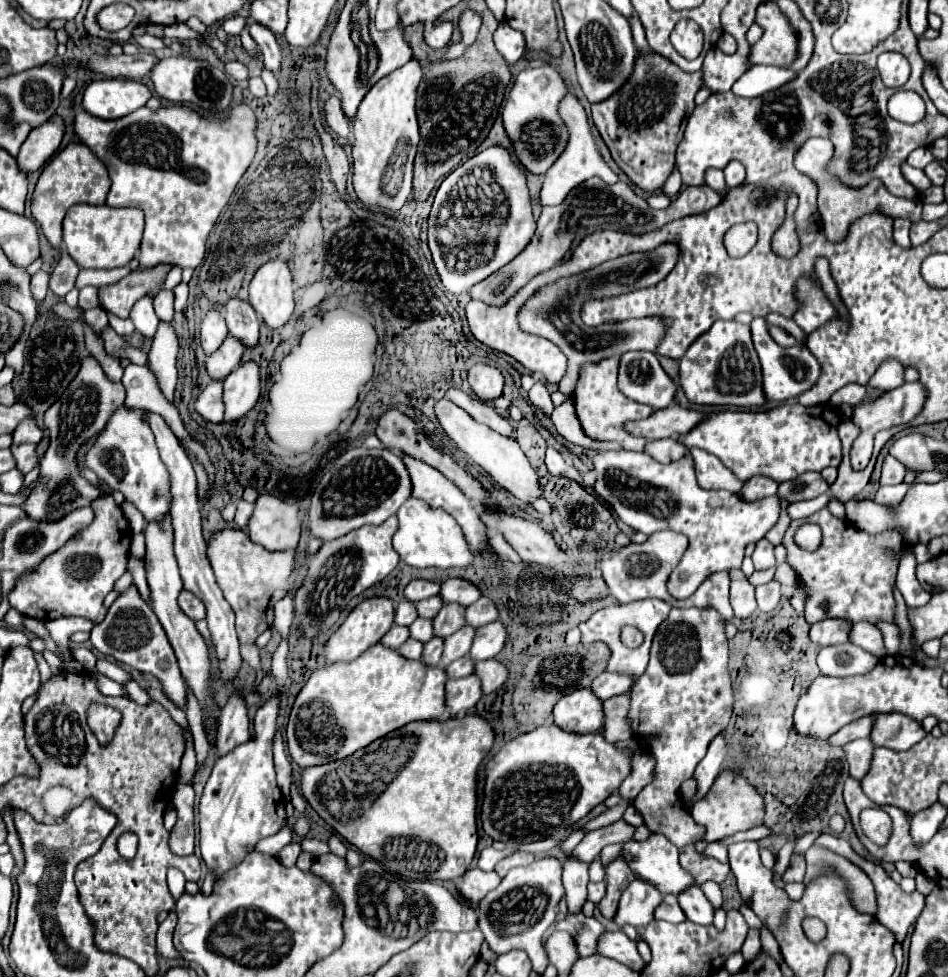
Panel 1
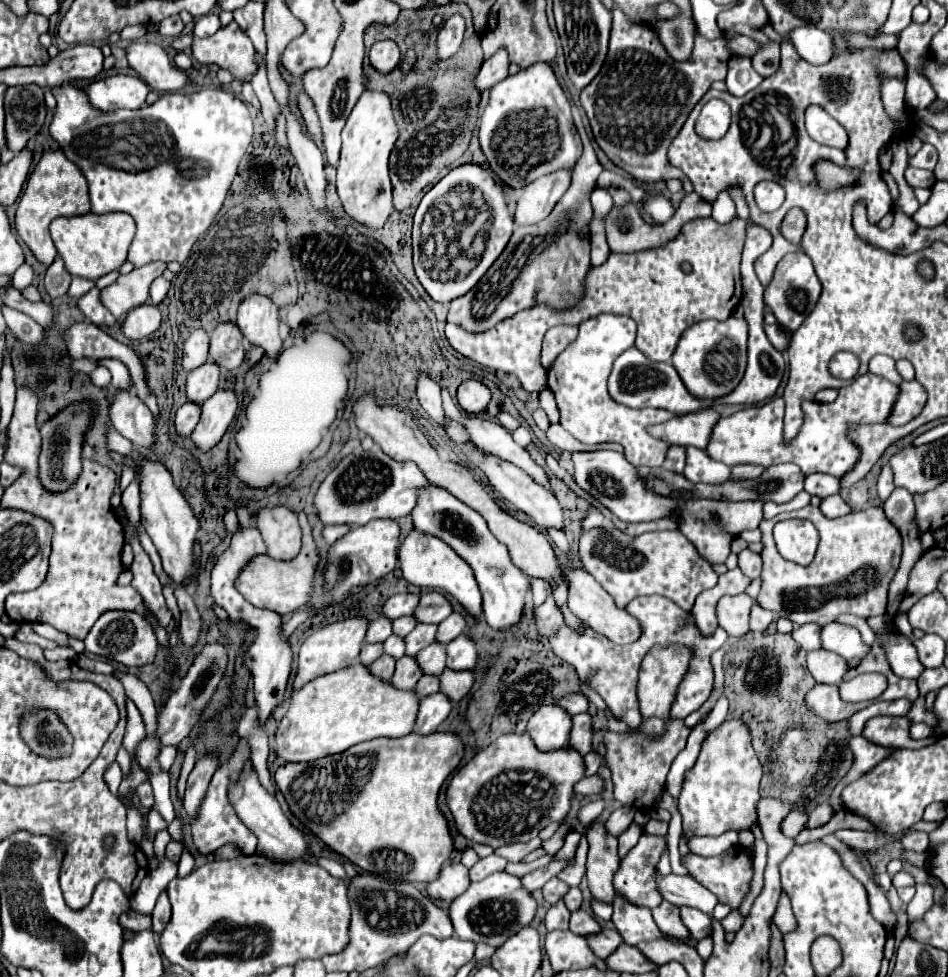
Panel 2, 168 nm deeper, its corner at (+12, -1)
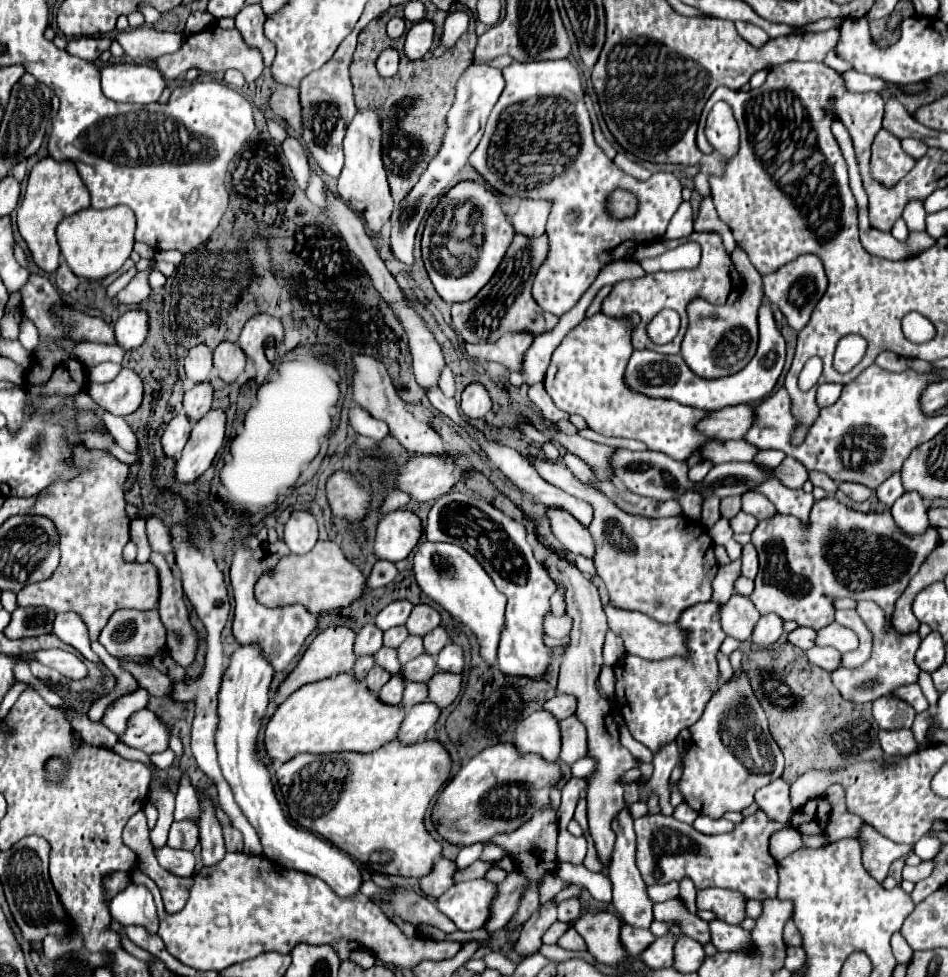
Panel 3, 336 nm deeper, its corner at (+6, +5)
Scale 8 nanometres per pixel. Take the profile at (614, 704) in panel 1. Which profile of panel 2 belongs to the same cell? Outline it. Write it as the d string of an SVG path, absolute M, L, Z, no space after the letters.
M588 713L572 717L572 729L566 747L578 751L582 757L592 751L592 717Z

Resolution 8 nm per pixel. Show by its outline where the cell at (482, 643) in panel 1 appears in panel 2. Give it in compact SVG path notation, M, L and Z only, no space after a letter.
M460 635L446 645L446 667L452 671L466 671L474 669L476 665L476 647L466 637Z

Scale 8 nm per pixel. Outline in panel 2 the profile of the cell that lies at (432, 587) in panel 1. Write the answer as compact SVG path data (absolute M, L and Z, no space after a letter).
M404 593L404 595L394 595L390 597L384 607L382 607L382 615L390 621L398 619L398 617L404 617L404 615L412 615L416 605L418 605L418 595L412 595L412 593Z

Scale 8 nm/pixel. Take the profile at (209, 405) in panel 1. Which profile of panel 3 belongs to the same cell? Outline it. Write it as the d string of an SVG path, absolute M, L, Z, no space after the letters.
M186 413L176 415L162 435L164 453L170 457L178 457L190 437L190 431L192 431L192 423L190 423L190 419L186 419Z

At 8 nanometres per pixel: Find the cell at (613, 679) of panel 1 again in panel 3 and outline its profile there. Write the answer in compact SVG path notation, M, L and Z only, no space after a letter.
M558 693L556 697L552 697L550 701L544 703L544 709L550 711L558 719L566 719L566 717L574 715L574 707L576 707L574 695L562 695L562 693Z

